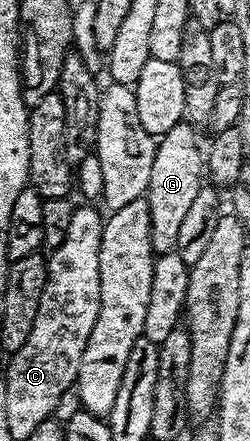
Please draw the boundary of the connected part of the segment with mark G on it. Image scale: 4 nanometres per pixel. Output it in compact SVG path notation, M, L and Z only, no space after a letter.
M180 122L155 145L153 171L149 173L145 199L149 202L151 248L156 256L175 251L189 205L197 198L197 190L205 184L205 152L202 147L199 149L199 136L194 131L198 132L190 123Z

